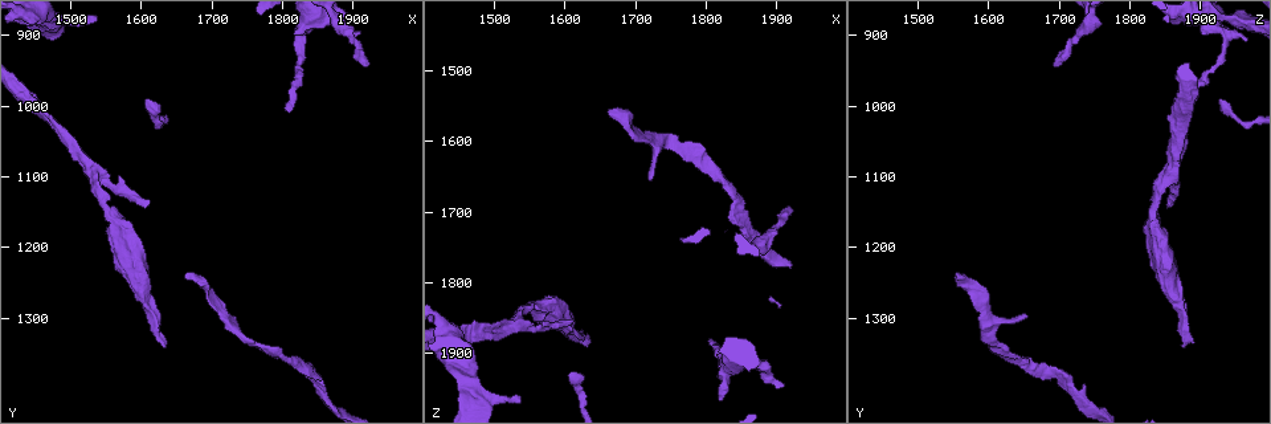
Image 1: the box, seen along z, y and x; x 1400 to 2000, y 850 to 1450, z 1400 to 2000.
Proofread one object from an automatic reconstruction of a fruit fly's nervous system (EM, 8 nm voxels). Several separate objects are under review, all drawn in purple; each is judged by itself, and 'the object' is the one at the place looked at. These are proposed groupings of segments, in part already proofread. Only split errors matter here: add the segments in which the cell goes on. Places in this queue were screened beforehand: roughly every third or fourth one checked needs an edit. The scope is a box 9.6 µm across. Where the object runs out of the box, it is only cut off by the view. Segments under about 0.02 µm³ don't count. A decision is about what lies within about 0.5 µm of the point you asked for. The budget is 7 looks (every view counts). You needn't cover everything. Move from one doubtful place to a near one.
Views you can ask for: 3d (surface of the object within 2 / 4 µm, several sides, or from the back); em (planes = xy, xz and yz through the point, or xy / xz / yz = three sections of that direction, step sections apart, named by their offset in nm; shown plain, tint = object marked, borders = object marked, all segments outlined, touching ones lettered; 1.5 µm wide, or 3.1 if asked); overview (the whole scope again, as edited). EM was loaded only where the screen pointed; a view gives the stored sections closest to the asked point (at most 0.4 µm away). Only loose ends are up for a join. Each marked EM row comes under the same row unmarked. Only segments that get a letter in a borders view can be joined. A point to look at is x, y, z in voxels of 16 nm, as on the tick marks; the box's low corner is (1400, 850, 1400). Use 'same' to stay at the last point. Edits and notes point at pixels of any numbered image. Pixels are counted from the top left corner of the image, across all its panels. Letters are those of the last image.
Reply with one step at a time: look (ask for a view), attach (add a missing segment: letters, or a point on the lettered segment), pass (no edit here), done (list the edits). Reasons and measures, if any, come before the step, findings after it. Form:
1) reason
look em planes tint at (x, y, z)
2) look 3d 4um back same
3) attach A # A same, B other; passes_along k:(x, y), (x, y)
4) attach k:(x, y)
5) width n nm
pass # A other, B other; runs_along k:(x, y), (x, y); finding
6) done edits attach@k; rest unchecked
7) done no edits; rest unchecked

an open end
look 3d 2um at (1915, 940, 1690)

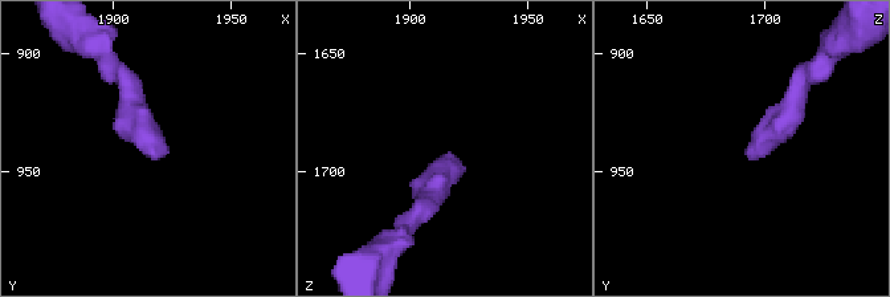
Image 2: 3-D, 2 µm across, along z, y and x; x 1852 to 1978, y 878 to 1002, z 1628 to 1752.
look em planes borders at (1914, 943, 1692)

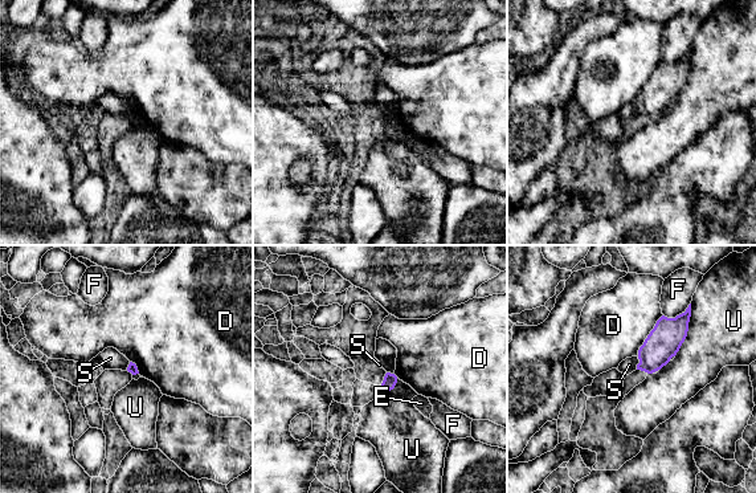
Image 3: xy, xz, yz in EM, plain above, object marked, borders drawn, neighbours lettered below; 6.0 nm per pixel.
longest_contact U 340 nm
pass # D other, E other, F other, S other, U other; border 3:(638, 357), (636, 369); none of them fits

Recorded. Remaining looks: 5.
thin end
look em planes borders at (1805, 1010, 1880)

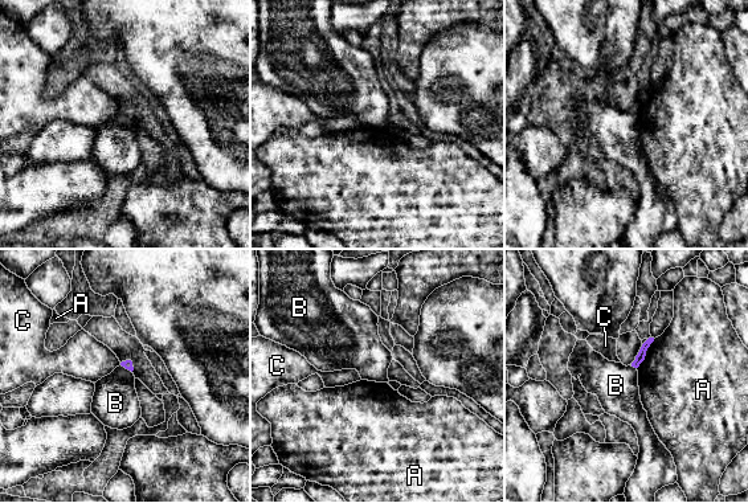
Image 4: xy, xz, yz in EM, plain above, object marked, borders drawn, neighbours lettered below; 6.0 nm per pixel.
pass # A other, B other, C other; border 4:(630, 365), (636, 368); no lettered segment goes on from it

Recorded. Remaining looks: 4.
branch stops here
look em planes borders at (1610, 1145, 1855)

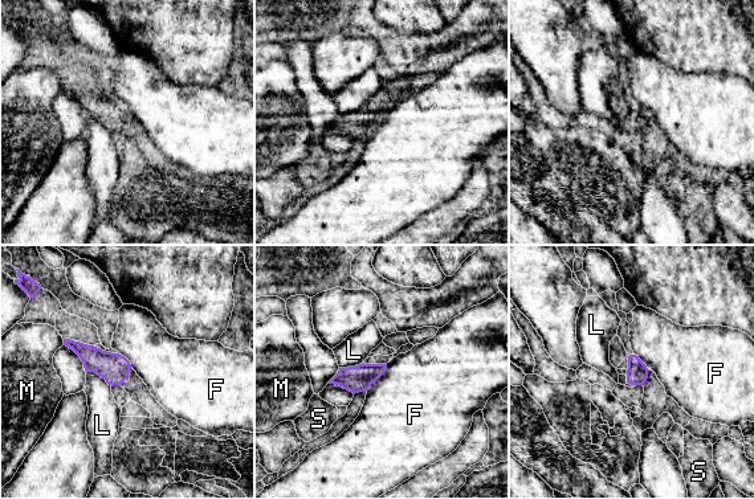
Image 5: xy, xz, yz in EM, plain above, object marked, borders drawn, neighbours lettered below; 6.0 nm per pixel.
width 110 nm
pass # F other, L other, M other, S other; none of them fits

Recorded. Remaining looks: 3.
done no edits; rest unchecked

